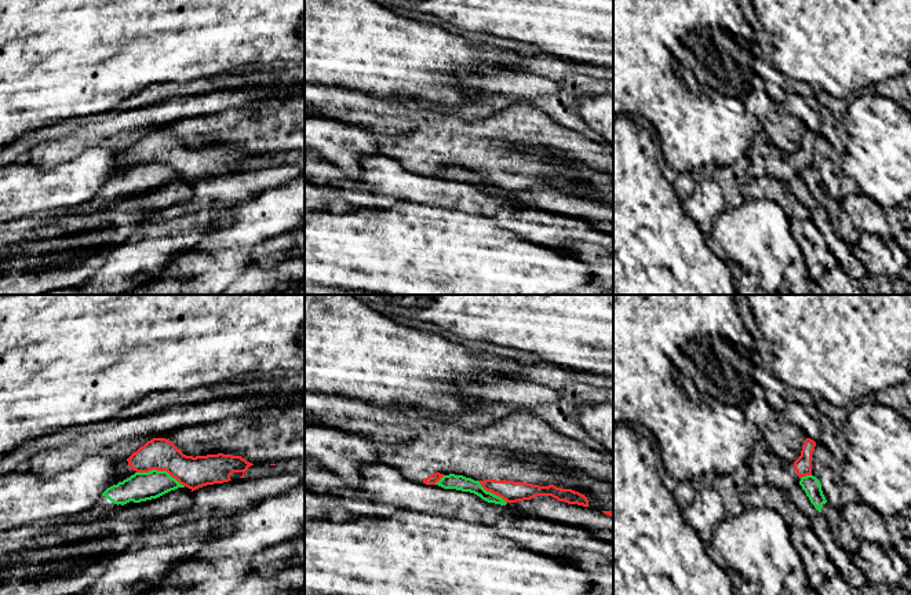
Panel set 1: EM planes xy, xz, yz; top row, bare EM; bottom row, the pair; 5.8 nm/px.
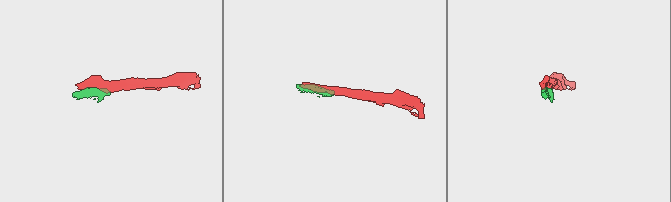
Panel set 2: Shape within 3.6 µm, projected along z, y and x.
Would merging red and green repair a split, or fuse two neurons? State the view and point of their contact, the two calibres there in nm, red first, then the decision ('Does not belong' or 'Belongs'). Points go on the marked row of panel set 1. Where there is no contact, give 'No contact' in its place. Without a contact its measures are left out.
Touches red at xy (160, 470). Thickness 190 nm (red) against 170 nm. Does not belong

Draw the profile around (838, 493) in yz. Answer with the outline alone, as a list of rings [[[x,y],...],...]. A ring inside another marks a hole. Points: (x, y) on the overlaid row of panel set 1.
[[[821,443],[812,453],[812,475],[821,483],[828,504],[841,510],[849,503],[860,501],[857,490],[842,478],[842,466]]]

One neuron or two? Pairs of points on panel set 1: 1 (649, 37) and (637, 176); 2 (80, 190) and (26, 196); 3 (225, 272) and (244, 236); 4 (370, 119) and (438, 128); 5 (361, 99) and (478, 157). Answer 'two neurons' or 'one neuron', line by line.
1: two neurons
2: one neuron
3: two neurons
4: one neuron
5: one neuron

